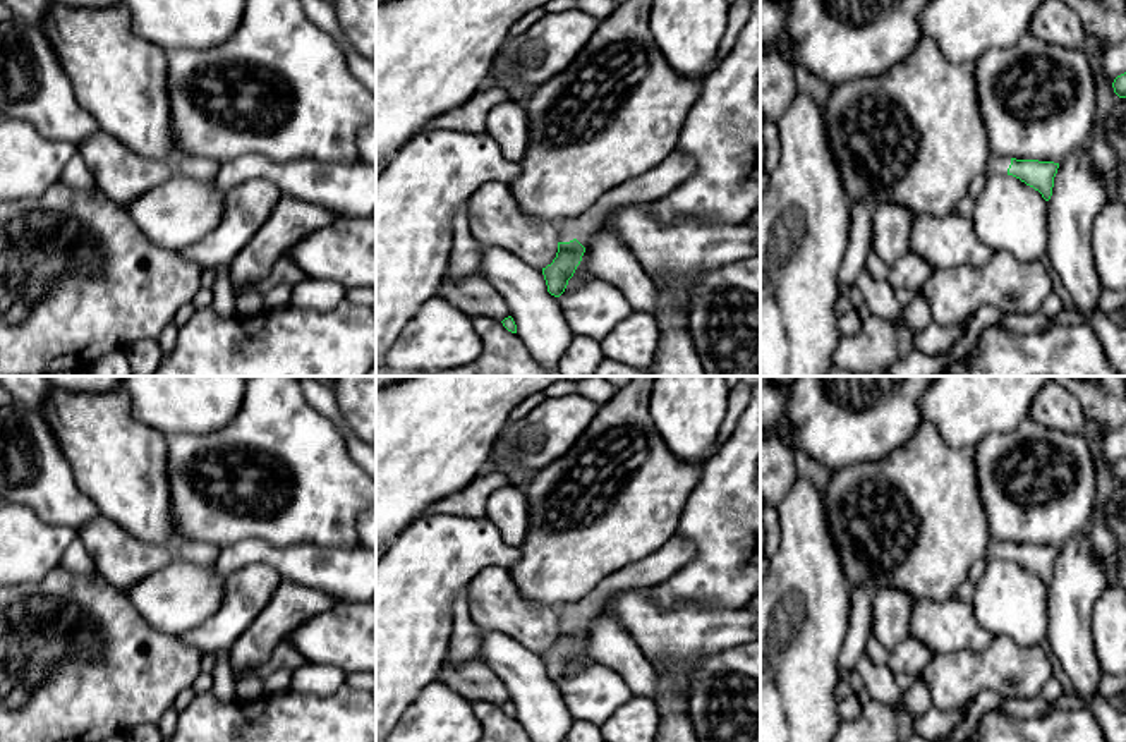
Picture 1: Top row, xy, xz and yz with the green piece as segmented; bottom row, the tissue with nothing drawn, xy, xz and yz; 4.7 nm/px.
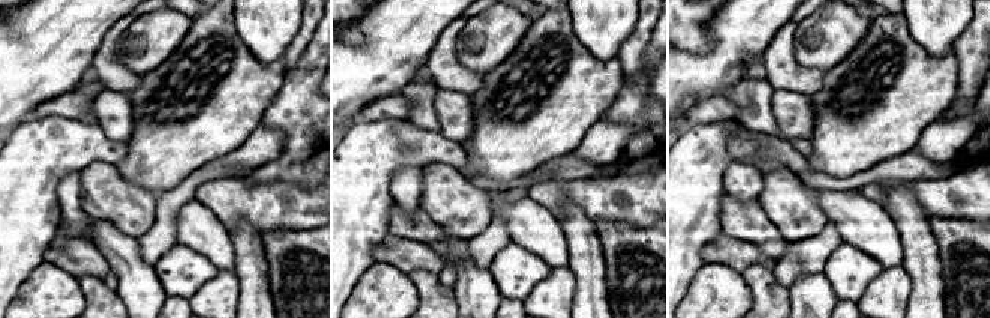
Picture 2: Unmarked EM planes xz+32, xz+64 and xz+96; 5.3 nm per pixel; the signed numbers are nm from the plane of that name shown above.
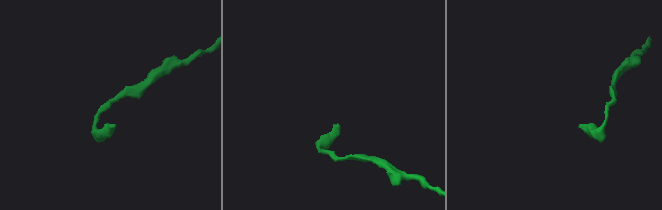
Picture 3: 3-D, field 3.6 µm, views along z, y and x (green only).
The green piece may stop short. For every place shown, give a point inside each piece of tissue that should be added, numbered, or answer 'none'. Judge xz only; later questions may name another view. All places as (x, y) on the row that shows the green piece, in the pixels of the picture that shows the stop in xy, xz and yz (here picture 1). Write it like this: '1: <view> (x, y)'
1: xz (677, 167)

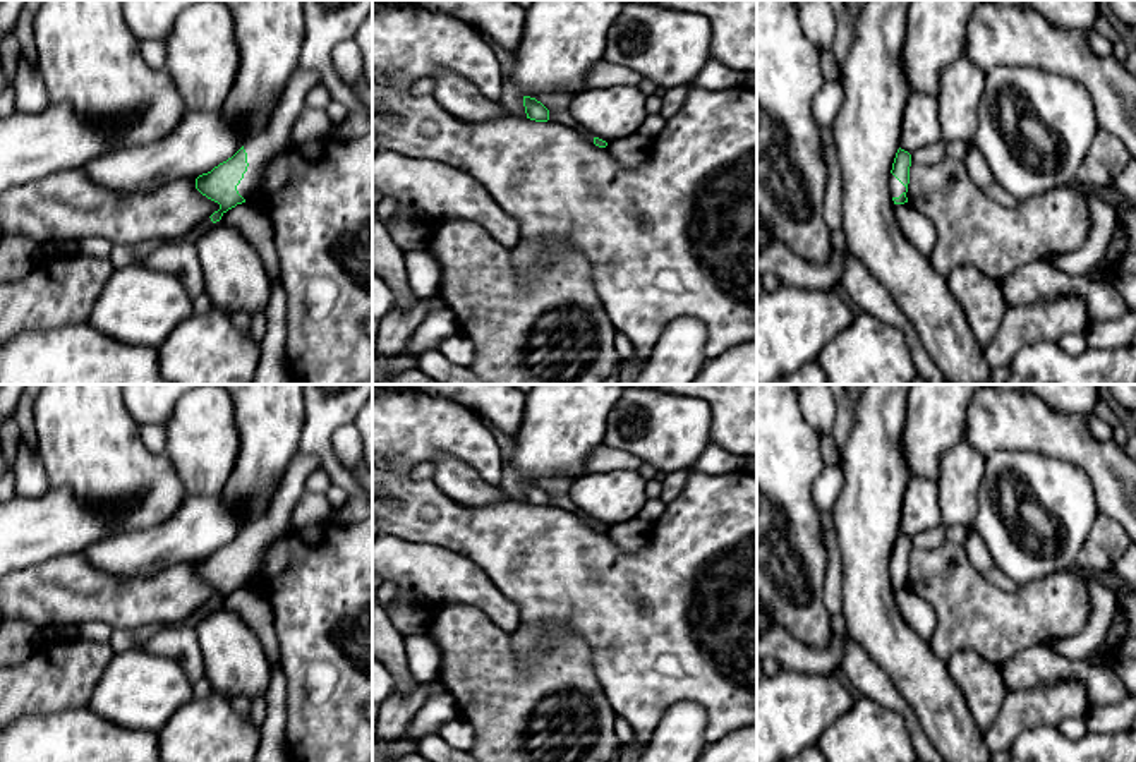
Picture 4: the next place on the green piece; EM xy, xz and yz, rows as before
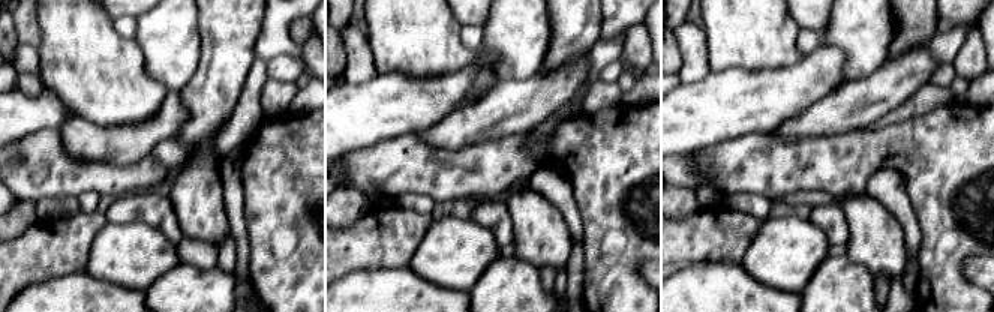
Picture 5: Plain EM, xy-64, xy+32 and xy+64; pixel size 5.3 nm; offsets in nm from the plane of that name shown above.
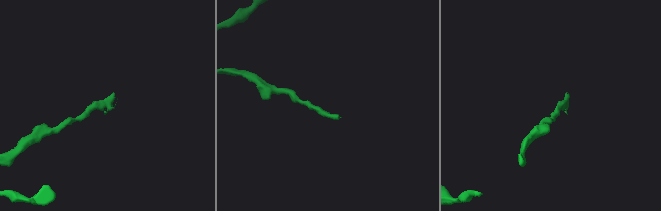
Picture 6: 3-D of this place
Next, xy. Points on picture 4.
1: xy (275, 138)

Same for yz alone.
1: yz (896, 187)

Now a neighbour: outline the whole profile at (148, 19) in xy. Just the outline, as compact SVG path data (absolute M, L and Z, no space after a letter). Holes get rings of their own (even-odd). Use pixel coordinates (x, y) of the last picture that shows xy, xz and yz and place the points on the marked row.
M122 0L122 12L139 41L165 41L178 15L196 2L199 0Z

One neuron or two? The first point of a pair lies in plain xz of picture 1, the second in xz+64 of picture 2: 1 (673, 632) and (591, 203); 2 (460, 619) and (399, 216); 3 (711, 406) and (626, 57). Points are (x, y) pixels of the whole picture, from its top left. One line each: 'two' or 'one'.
1: one
2: two
3: two

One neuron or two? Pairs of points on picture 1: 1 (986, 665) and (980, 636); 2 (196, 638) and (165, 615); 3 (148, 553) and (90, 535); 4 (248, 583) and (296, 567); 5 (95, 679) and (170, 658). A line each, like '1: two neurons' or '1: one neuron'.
1: two neurons
2: two neurons
3: one neuron
4: two neurons
5: one neuron

